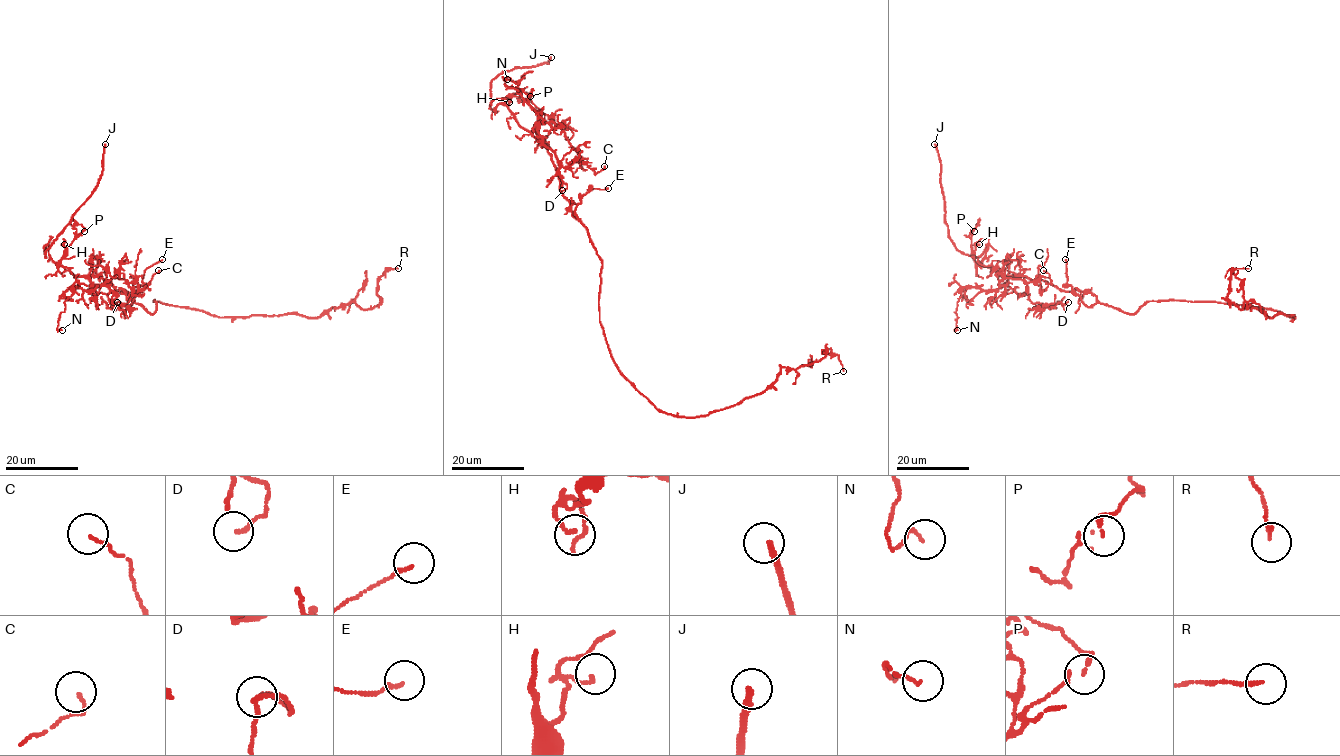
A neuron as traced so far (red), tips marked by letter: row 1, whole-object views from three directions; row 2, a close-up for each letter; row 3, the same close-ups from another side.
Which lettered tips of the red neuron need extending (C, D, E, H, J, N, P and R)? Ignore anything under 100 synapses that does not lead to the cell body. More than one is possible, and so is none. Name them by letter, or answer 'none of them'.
J

